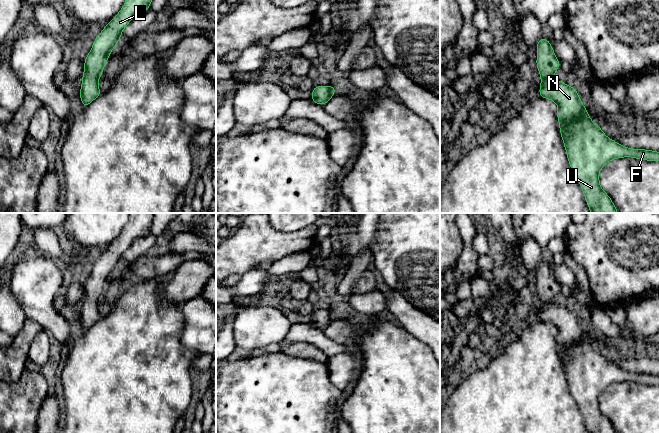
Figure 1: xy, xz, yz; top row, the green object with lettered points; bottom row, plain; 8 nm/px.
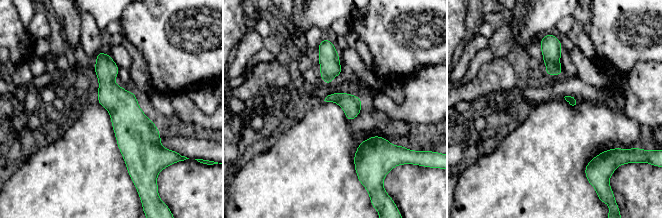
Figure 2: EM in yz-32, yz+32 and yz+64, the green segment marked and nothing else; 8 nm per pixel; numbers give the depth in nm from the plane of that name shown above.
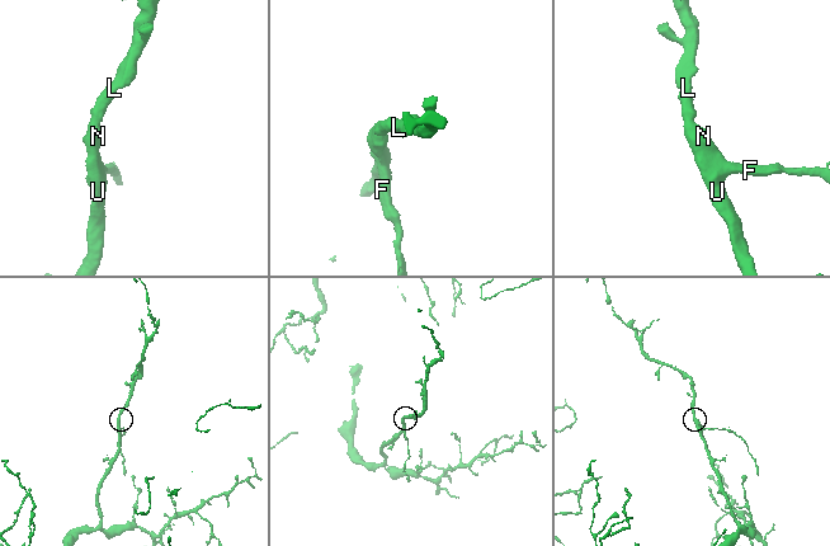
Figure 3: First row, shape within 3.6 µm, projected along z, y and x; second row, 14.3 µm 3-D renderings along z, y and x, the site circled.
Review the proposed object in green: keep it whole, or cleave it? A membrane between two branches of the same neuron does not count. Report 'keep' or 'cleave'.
keep

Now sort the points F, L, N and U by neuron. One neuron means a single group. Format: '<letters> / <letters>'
F L N U

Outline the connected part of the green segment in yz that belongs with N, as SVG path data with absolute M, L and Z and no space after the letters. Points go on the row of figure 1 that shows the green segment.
M542 37L537 45L536 65L541 77L539 96L558 105L557 119L567 158L584 193L591 213L618 213L609 195L601 189L600 170L611 160L632 157L659 161L659 152L632 149L608 138L588 115L577 88L553 77L559 69L552 44Z

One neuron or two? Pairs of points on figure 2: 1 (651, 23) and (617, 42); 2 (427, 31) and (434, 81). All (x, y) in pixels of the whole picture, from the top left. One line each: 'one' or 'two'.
1: one
2: two

